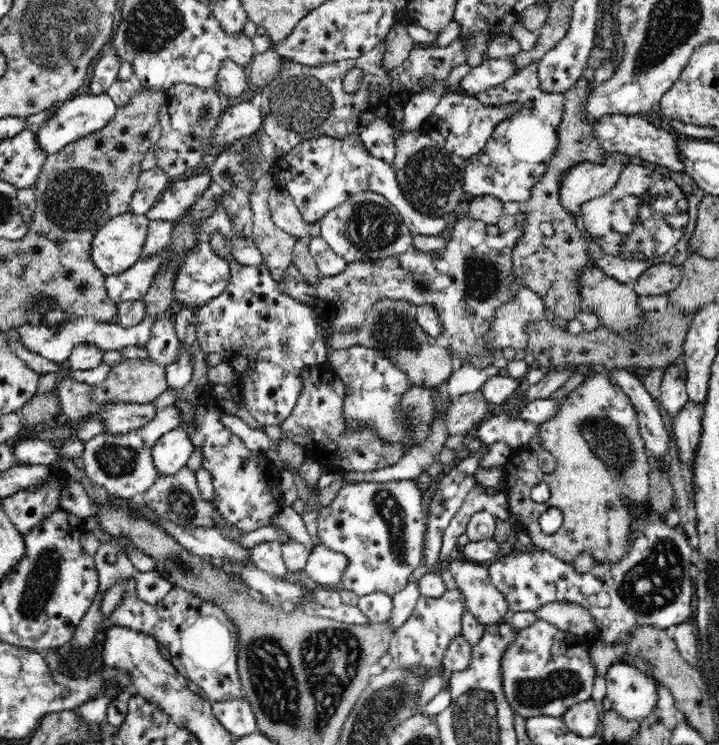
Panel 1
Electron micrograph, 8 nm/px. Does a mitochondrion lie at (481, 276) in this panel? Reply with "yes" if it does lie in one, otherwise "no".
yes

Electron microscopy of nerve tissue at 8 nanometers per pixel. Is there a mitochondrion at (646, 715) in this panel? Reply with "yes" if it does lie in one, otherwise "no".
no

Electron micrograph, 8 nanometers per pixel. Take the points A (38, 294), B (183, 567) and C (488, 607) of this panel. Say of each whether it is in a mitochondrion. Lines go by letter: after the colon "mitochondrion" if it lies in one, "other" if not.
A: other
B: mitochondrion
C: other

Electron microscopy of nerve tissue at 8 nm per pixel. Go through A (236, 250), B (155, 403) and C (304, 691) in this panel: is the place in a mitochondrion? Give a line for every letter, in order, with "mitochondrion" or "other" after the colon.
A: other
B: other
C: mitochondrion

